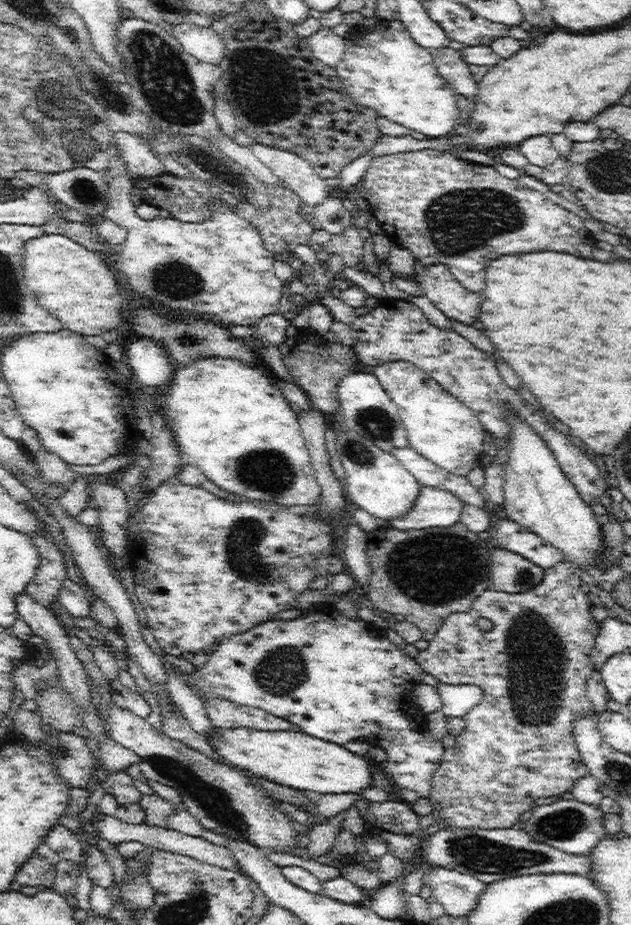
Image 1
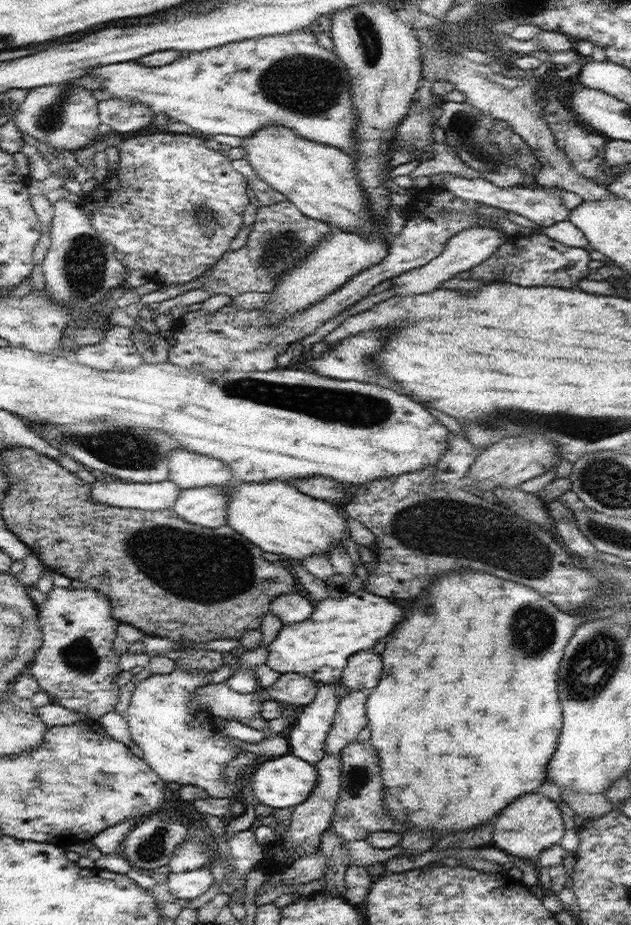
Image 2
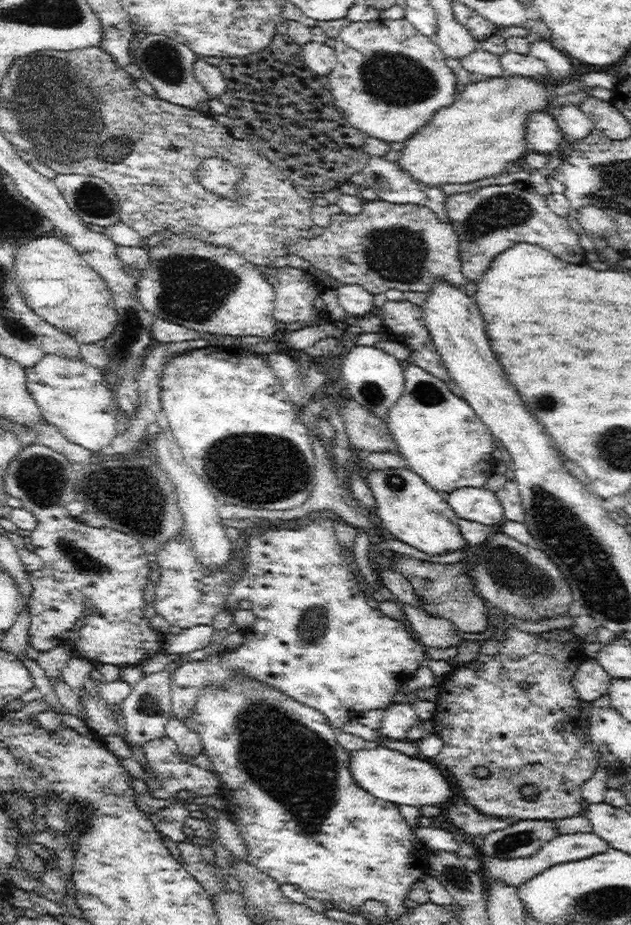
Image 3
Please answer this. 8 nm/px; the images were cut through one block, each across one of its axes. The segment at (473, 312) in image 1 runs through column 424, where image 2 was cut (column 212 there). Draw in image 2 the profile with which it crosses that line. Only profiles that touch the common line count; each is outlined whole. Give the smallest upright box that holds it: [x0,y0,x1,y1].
[201,198,334,298]

